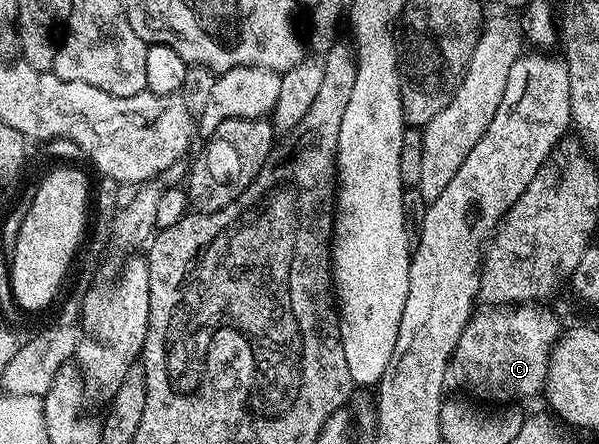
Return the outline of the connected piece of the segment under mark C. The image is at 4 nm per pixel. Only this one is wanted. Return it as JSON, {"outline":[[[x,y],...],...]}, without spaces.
{"outline":[[[515,304],[479,309],[471,317],[464,332],[460,332],[460,340],[450,358],[448,370],[452,375],[453,385],[455,382],[460,389],[471,394],[467,394],[471,399],[482,404],[518,404],[521,398],[534,398],[537,394],[539,397],[546,388],[550,353],[554,351],[554,344],[560,337],[560,329],[558,330],[558,322],[554,319],[553,312],[541,310],[542,308],[538,304]]]}

